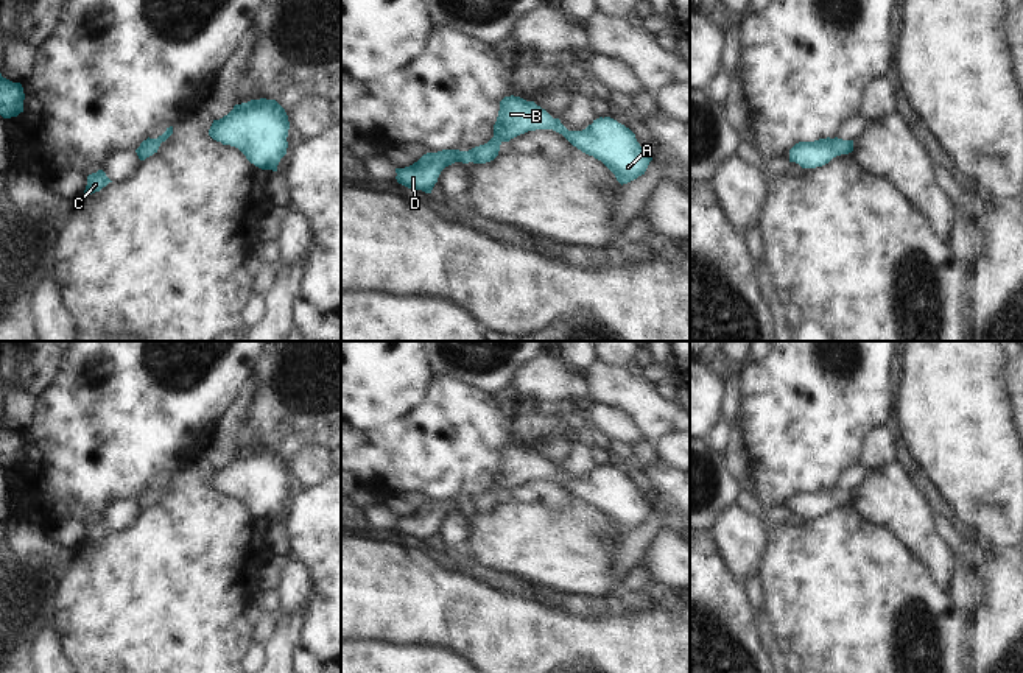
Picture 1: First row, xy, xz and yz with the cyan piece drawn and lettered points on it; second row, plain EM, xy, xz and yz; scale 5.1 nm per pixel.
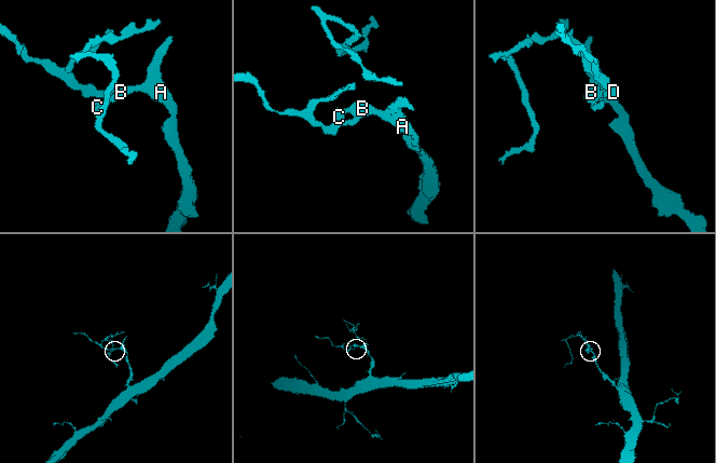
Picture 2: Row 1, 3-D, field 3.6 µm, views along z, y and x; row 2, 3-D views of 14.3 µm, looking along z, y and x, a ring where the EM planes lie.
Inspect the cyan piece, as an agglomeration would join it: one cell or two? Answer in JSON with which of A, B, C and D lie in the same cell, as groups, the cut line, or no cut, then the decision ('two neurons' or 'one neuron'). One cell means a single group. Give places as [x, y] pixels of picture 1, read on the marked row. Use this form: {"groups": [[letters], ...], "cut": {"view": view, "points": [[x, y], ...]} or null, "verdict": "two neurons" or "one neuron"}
{"groups": [["A", "B", "C", "D"]], "cut": null, "verdict": "one neuron"}

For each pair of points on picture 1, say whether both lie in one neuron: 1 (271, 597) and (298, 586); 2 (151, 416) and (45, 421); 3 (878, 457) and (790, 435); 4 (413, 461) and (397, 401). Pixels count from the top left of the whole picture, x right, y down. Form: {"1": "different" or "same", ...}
{"1": "different", "2": "same", "3": "different", "4": "different"}

